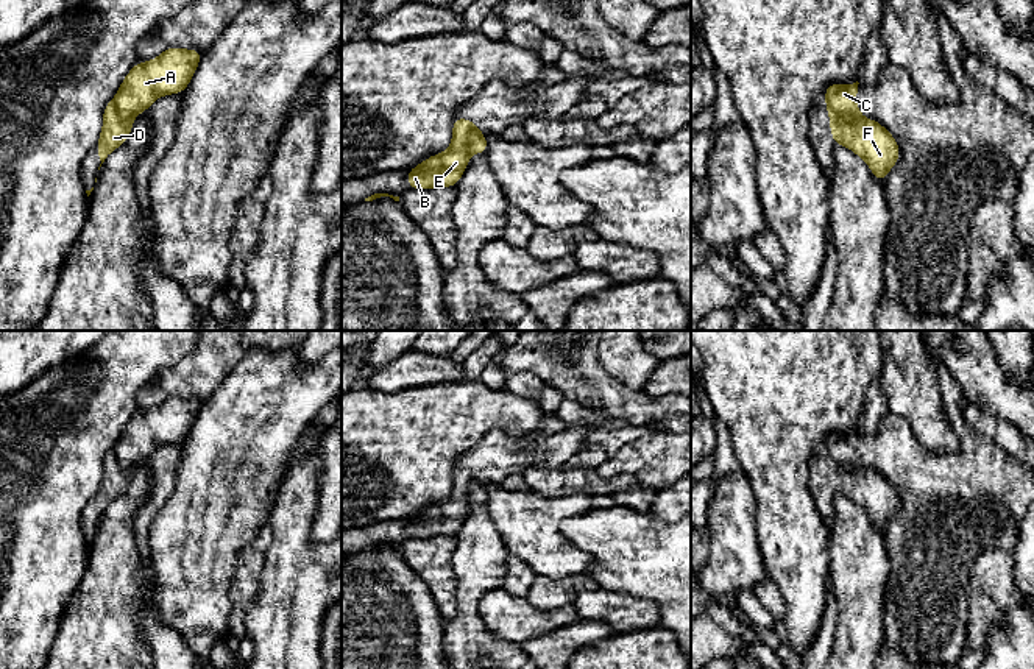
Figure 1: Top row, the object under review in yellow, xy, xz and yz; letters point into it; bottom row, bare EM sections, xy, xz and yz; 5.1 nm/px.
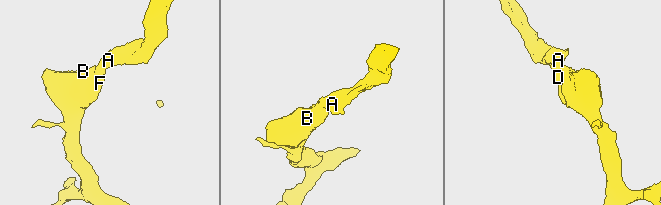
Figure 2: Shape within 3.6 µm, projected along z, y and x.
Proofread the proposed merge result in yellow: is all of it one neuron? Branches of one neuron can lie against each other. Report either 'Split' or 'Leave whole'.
Split

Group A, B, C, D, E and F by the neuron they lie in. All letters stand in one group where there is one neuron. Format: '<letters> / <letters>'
A C / B D E F

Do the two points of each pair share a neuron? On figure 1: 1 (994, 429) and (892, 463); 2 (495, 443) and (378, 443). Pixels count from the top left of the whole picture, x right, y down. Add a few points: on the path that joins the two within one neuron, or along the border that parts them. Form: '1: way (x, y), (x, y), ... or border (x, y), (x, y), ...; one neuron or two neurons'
1: border (963, 401), (963, 417), (1011, 456); two neurons
2: border (513, 435), (504, 431), (488, 431), (456, 460); two neurons

